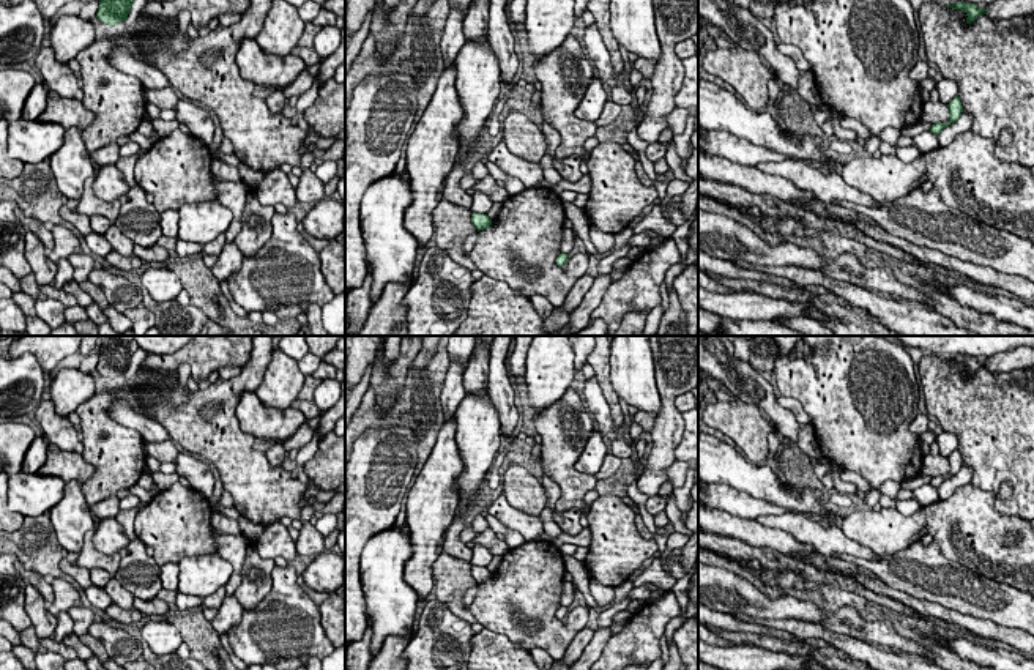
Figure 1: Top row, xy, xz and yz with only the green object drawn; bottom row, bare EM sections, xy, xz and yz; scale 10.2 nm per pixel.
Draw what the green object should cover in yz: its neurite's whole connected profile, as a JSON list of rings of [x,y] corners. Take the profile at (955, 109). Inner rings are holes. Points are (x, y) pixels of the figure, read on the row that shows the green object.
[[[958,95],[947,104],[947,107],[949,107],[949,117],[950,117],[950,120],[947,121],[947,123],[935,123],[935,125],[932,125],[932,128],[928,129],[930,132],[933,132],[936,137],[938,137],[938,134],[946,128],[946,126],[949,126],[950,123],[955,123],[958,118],[960,118],[960,115],[961,115],[961,112],[963,112],[963,107],[961,107],[961,101],[960,101],[960,98],[958,98]]]

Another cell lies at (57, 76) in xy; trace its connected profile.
[[[41,47],[32,63],[41,73],[49,90],[57,91],[63,98],[76,96],[80,82],[69,69],[68,63],[61,63],[55,58],[52,47]]]

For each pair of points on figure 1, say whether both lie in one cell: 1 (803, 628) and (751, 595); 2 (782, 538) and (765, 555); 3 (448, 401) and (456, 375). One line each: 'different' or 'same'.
1: different
2: different
3: same

